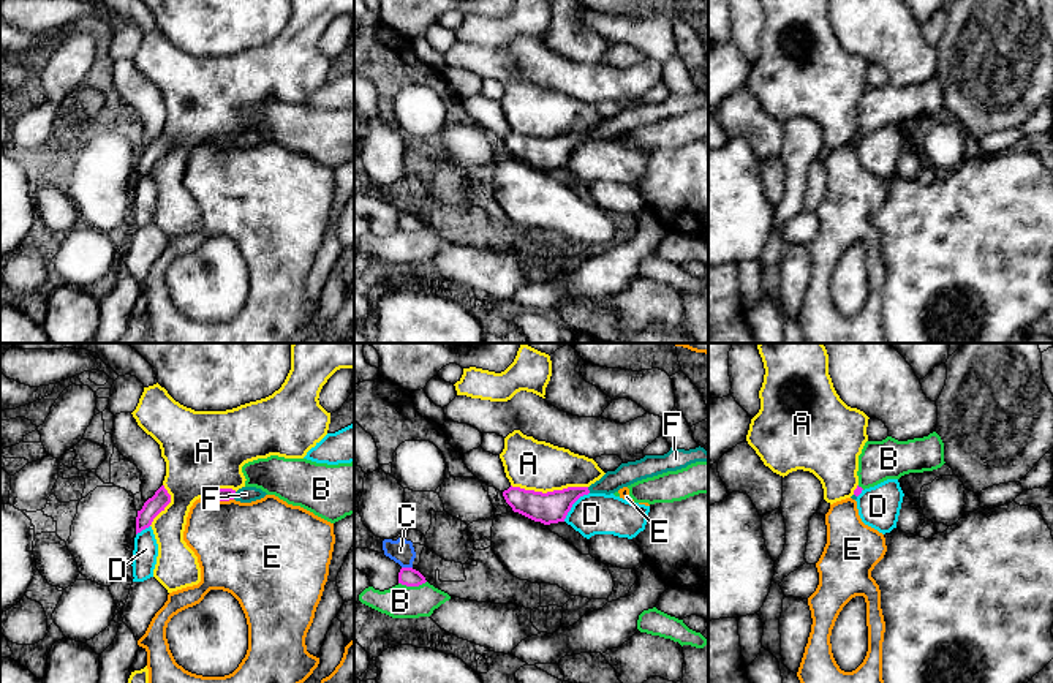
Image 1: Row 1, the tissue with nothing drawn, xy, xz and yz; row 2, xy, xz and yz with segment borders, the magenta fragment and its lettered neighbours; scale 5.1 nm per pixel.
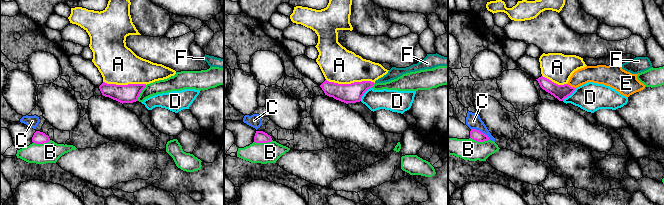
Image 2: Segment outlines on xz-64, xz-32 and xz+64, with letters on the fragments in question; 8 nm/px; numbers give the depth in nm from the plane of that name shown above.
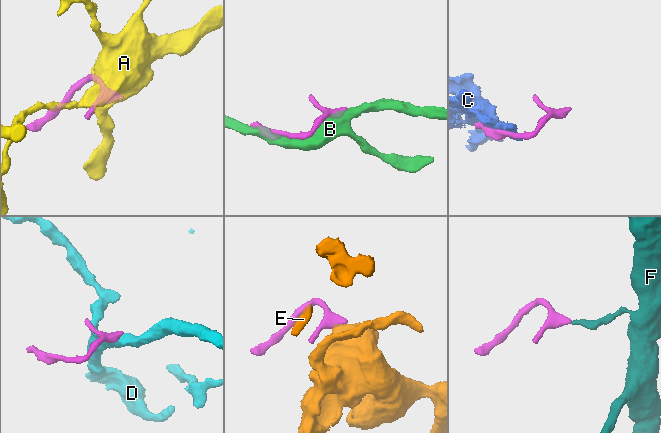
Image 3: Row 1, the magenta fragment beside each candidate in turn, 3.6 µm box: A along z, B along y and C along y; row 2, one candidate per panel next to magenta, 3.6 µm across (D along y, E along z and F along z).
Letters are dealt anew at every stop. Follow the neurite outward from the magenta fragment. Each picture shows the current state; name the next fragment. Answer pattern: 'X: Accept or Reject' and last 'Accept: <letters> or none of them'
A: Reject
B: Reject
C: Reject
D: Reject
E: Reject
F: Accept
Accept: F

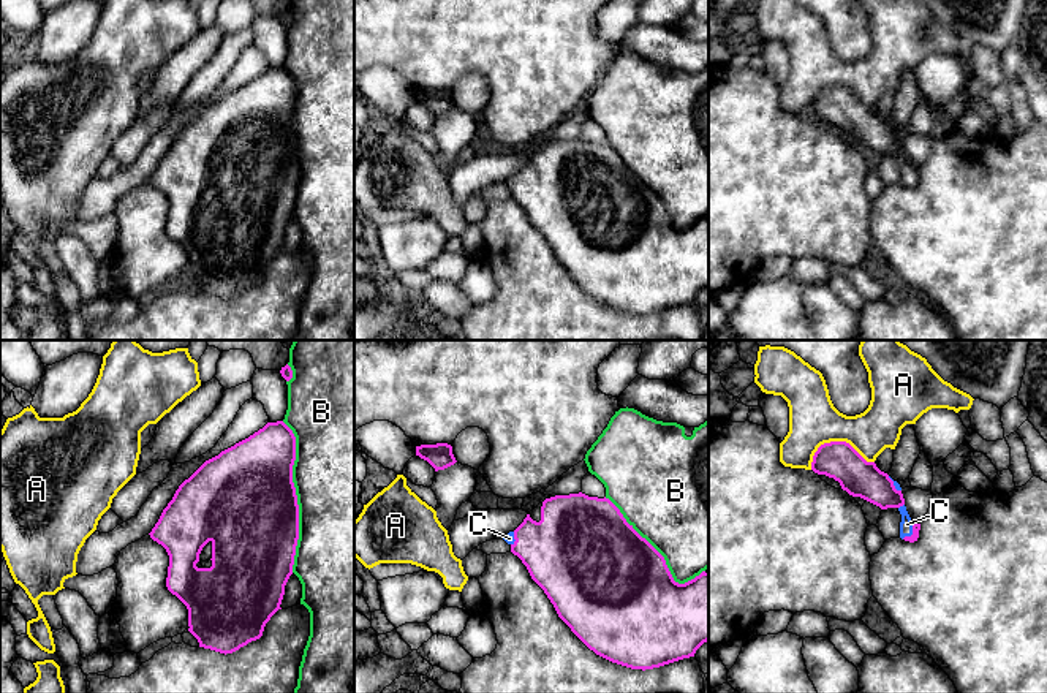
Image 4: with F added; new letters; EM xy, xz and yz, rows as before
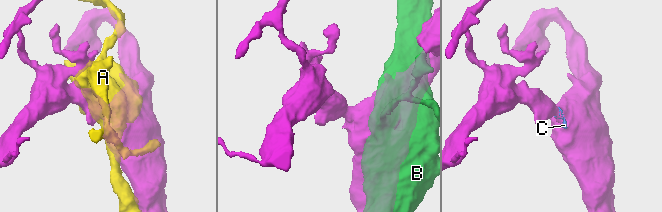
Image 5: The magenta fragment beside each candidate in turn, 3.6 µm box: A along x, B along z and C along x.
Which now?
A: Reject
B: Reject
C: Accept
Accept: C

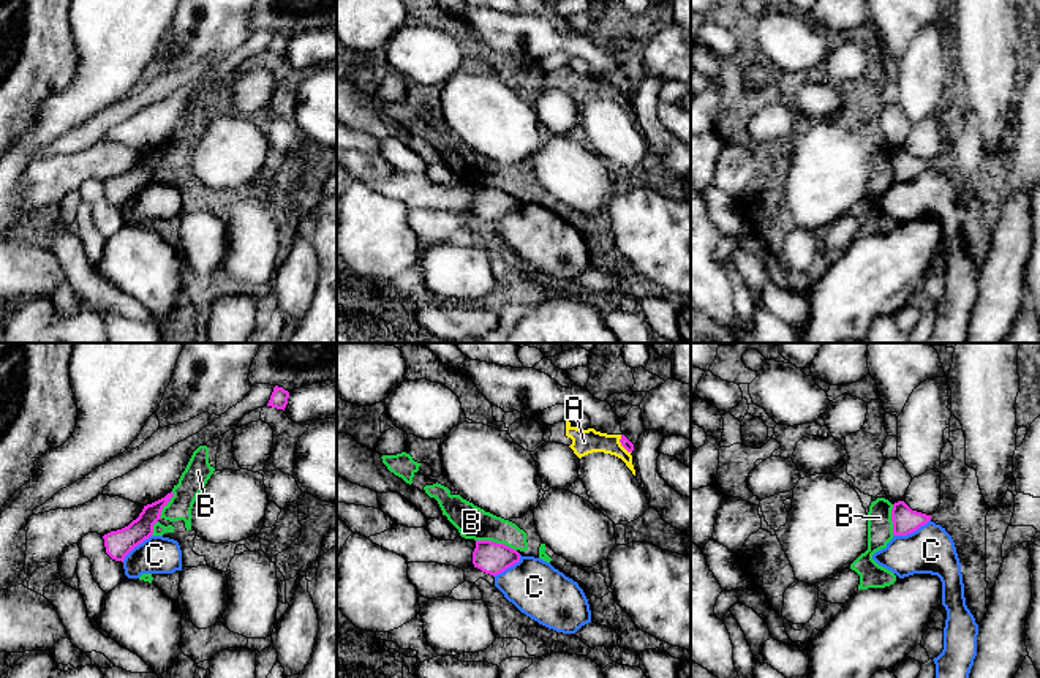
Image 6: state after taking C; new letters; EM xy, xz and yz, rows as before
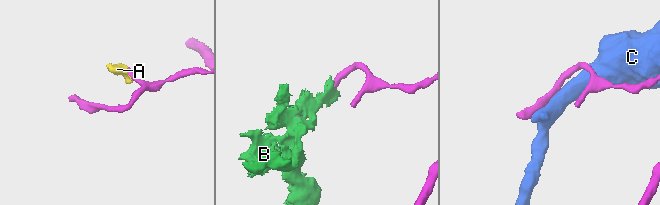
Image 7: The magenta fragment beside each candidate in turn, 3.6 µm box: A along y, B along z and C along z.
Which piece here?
A: Reject
B: Reject
C: Reject
Accept: none of them

